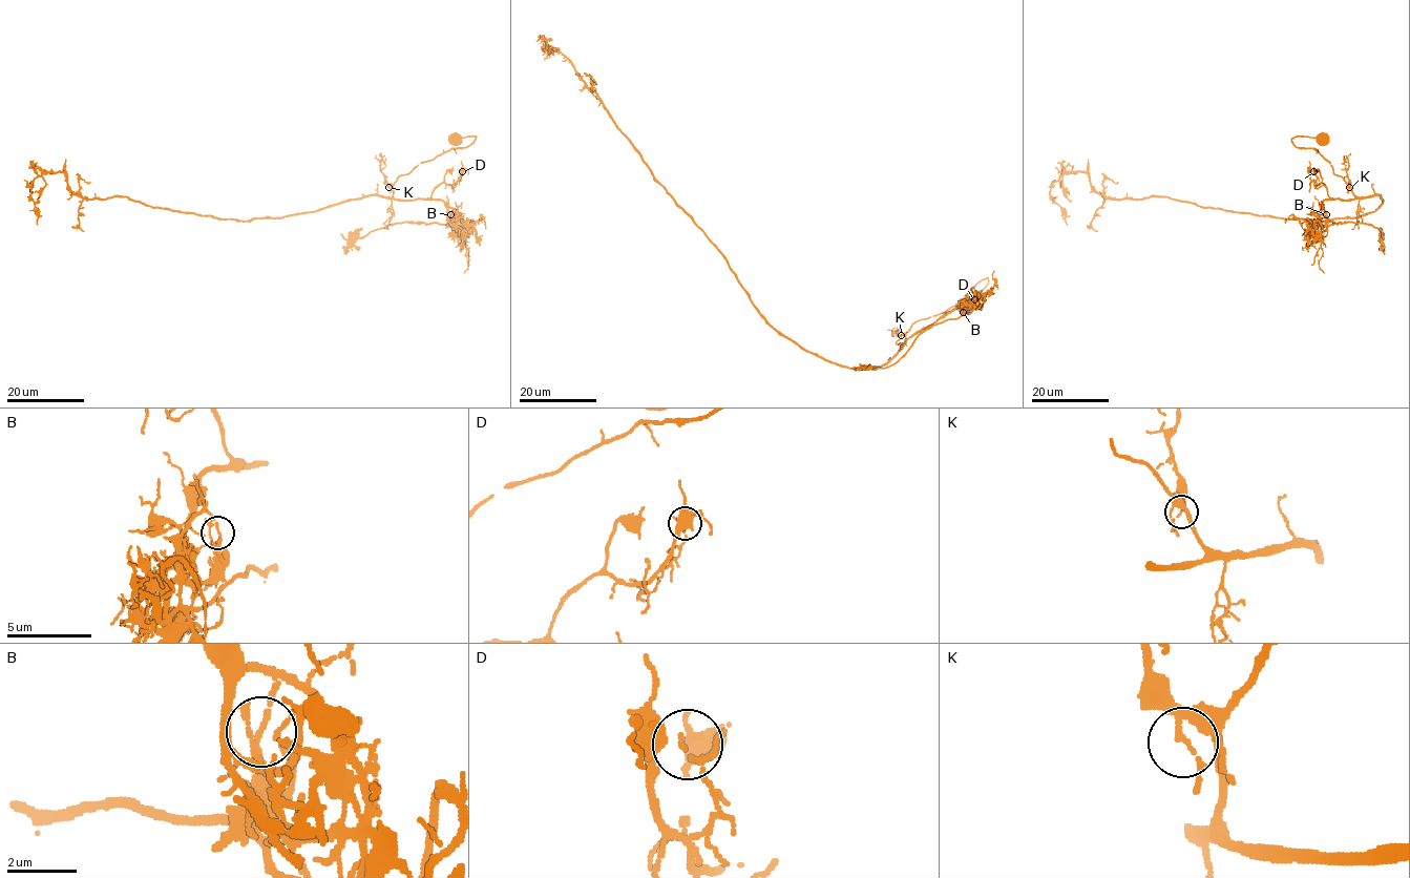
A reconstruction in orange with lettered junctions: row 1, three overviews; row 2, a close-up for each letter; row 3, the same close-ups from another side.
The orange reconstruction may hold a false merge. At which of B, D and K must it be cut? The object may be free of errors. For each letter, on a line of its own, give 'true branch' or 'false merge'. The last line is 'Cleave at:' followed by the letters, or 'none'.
B: false merge
D: true branch
K: true branch
Cleave at: B

